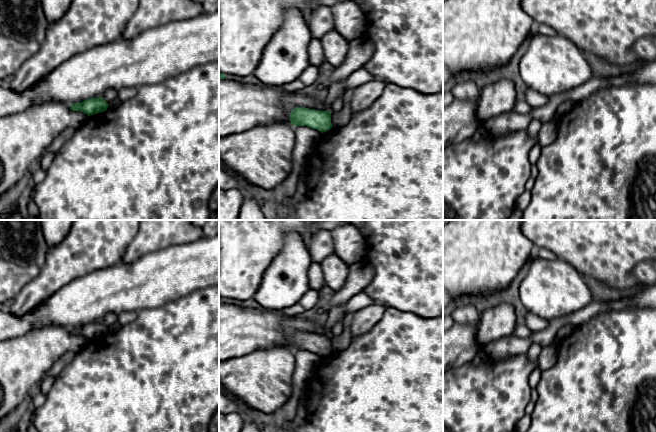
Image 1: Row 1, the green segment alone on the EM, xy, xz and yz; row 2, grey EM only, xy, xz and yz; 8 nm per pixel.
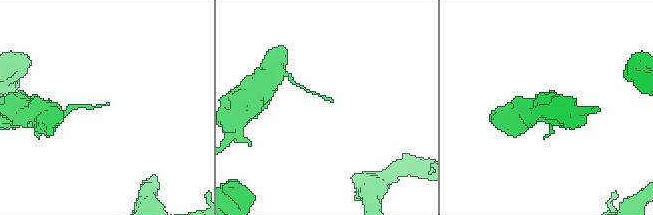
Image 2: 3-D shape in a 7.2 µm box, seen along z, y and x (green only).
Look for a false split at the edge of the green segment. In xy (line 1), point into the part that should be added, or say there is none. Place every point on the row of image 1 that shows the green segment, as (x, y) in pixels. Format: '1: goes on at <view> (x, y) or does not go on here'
1: does not go on here

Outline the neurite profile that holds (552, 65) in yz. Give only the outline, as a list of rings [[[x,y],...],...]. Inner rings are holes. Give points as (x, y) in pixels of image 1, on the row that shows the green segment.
[[[537,33],[532,37],[520,60],[518,73],[526,87],[548,98],[557,94],[563,95],[592,77],[591,66],[582,50],[570,39],[559,34],[545,36]]]

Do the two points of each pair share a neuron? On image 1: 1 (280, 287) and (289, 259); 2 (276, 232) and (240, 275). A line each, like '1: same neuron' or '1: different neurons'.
1: same neuron
2: same neuron

